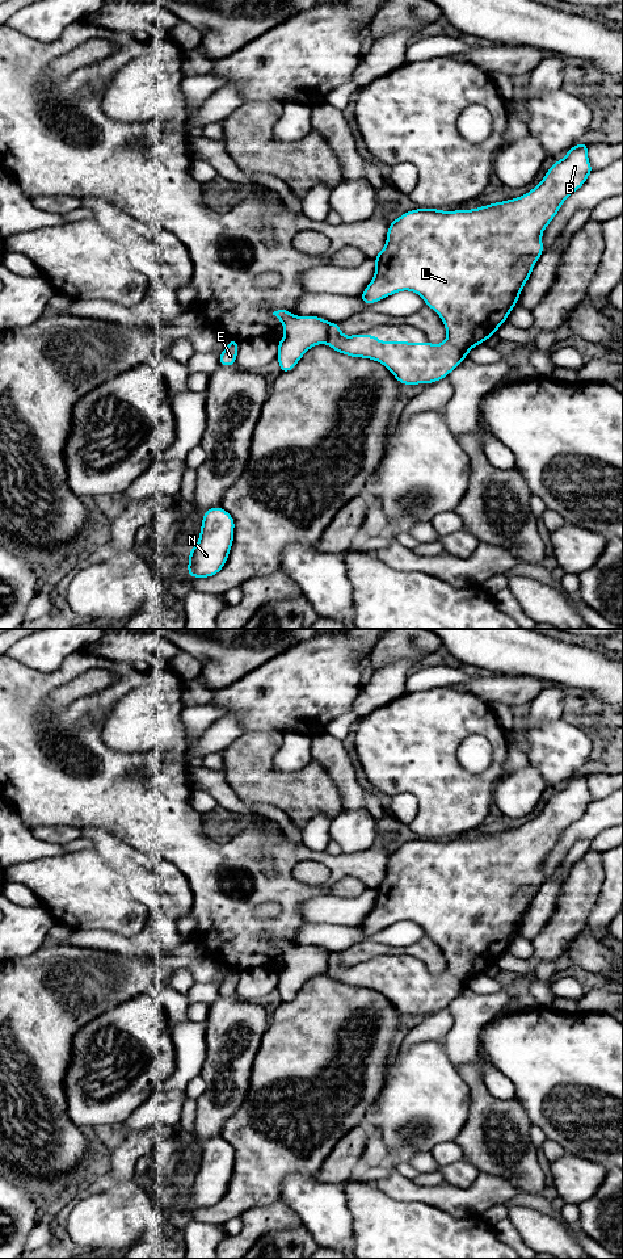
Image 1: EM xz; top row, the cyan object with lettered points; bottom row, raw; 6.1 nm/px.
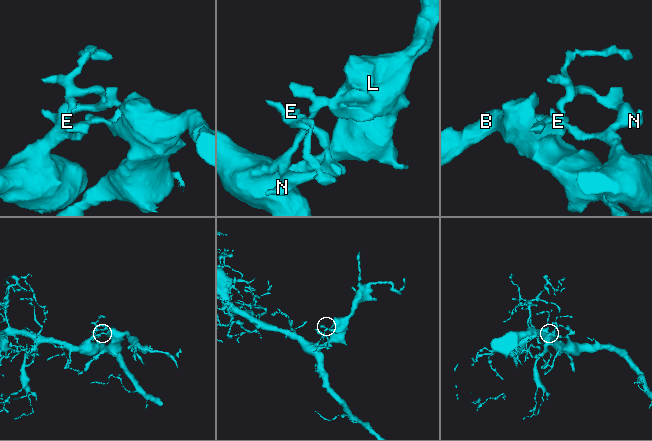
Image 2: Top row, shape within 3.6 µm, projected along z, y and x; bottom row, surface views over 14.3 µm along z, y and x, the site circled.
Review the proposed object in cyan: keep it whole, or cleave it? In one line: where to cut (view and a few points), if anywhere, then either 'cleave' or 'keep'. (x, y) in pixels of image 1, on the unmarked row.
xz (331, 953), (325, 972) | cleave

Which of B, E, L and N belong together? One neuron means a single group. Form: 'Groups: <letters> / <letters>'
Groups: B L / E N

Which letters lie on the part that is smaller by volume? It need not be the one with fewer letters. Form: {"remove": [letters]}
{"remove": ["B", "L"]}

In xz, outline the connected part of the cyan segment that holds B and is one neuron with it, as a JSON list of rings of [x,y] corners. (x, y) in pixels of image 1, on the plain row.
[[[577,773],[574,777],[569,779],[567,781],[567,785],[561,789],[553,793],[553,796],[547,801],[544,809],[529,823],[518,827],[512,828],[508,831],[501,831],[496,834],[489,834],[487,836],[476,838],[472,840],[454,840],[445,843],[441,839],[416,839],[404,843],[400,845],[396,851],[391,851],[391,855],[387,861],[387,870],[384,878],[376,884],[375,886],[375,905],[371,912],[366,916],[365,922],[359,926],[359,928],[363,931],[365,935],[372,935],[383,928],[390,927],[391,924],[403,922],[403,920],[411,920],[413,923],[417,923],[429,936],[433,939],[439,948],[443,952],[443,956],[447,961],[447,968],[443,973],[434,975],[429,973],[428,970],[418,974],[418,973],[409,973],[409,971],[379,971],[378,966],[375,965],[363,965],[357,964],[353,966],[344,966],[340,960],[340,953],[331,953],[329,954],[329,968],[327,970],[327,974],[333,979],[342,985],[350,986],[350,987],[361,987],[361,989],[370,989],[375,990],[380,994],[383,994],[392,1004],[393,1007],[405,1015],[420,1015],[420,1014],[434,1014],[442,1008],[446,1008],[451,1000],[454,1000],[464,989],[467,989],[468,982],[481,974],[485,973],[487,969],[489,969],[492,965],[496,964],[497,958],[506,952],[508,945],[513,940],[513,937],[518,933],[519,924],[522,922],[522,918],[525,916],[526,911],[530,908],[530,905],[533,902],[533,898],[540,885],[543,884],[543,873],[542,873],[542,864],[544,859],[550,855],[550,852],[555,848],[557,842],[560,840],[563,832],[576,821],[578,821],[586,811],[588,806],[593,802],[593,798],[589,793],[588,788],[588,779],[589,775],[586,773]]]

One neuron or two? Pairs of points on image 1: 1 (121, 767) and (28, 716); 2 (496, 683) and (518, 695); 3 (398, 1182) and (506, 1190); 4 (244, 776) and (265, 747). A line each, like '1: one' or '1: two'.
1: one
2: one
3: one
4: one

